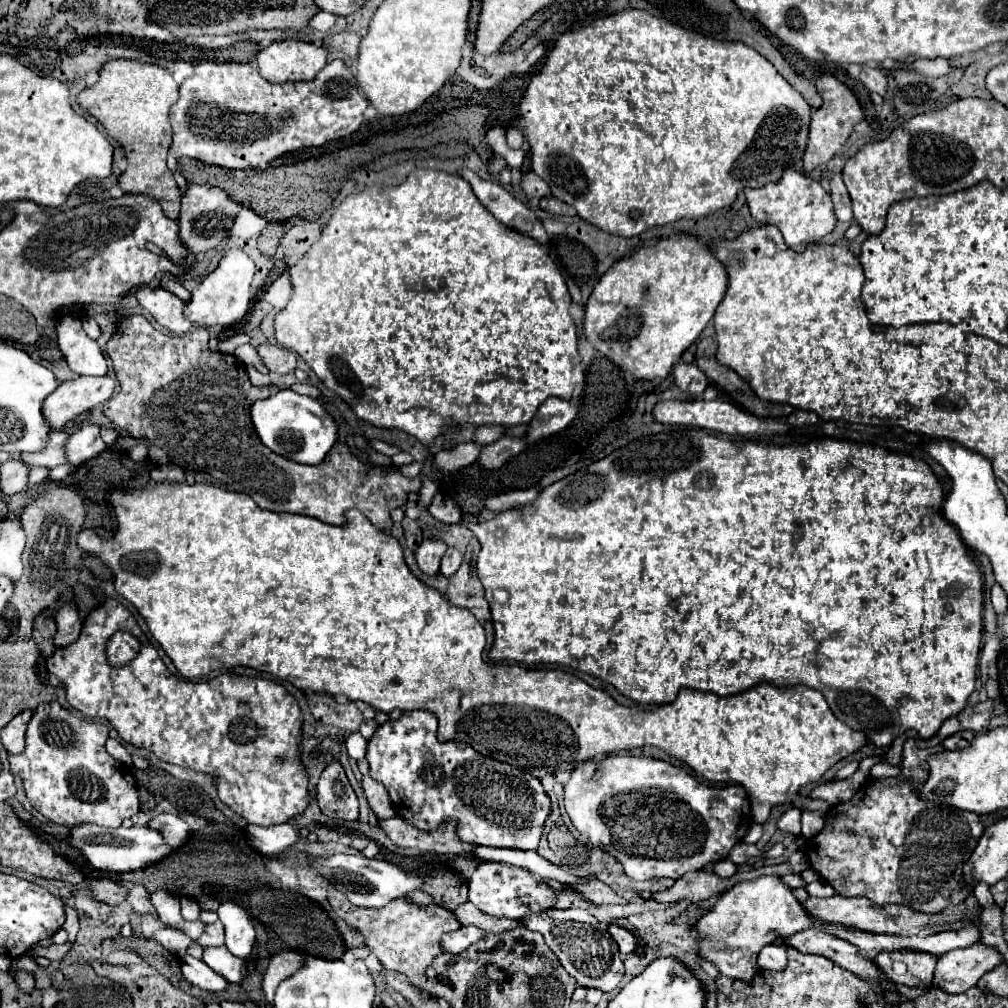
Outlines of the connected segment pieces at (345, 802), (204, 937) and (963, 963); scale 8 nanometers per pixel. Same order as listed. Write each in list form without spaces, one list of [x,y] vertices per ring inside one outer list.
[[[331,762],[317,784],[317,802],[325,816],[339,820],[357,820],[359,802],[339,762]]]
[[[221,922],[205,926],[205,932],[199,936],[197,942],[203,947],[220,947],[225,944],[225,930]]]
[[[983,944],[953,950],[951,954],[945,954],[937,960],[931,986],[947,994],[965,992],[975,986],[977,980],[985,972],[993,970],[999,962],[1003,962],[1003,956],[995,948]]]

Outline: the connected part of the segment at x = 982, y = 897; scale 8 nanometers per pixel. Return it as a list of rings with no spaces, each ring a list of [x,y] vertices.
[[[977,884],[973,889],[973,893],[981,907],[989,906],[991,902],[995,902],[993,895],[990,892],[990,887],[987,886],[987,884]]]

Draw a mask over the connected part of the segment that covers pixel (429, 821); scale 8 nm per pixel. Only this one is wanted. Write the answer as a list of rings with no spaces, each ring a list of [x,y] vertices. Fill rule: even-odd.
[[[411,710],[399,720],[387,720],[381,724],[369,740],[367,760],[371,764],[371,778],[387,788],[397,814],[419,830],[439,830],[447,820],[455,820],[457,834],[463,842],[521,850],[537,848],[543,822],[551,812],[551,802],[541,782],[525,770],[475,752],[465,742],[439,742],[435,714],[429,710]]]

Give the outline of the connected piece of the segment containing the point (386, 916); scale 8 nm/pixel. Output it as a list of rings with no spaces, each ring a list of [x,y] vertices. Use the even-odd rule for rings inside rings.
[[[329,890],[327,900],[329,900],[331,908],[335,910],[335,914],[339,918],[343,918],[351,928],[355,928],[363,936],[363,944],[379,958],[379,962],[385,968],[407,976],[411,986],[419,992],[427,990],[427,986],[425,986],[427,966],[433,962],[433,958],[437,954],[443,952],[441,950],[441,936],[447,932],[453,932],[461,926],[453,912],[443,910],[441,906],[435,906],[435,904],[421,908],[407,898],[399,898],[395,902],[389,902],[385,908],[379,908],[379,910],[353,906],[343,894],[339,894],[339,890]]]

